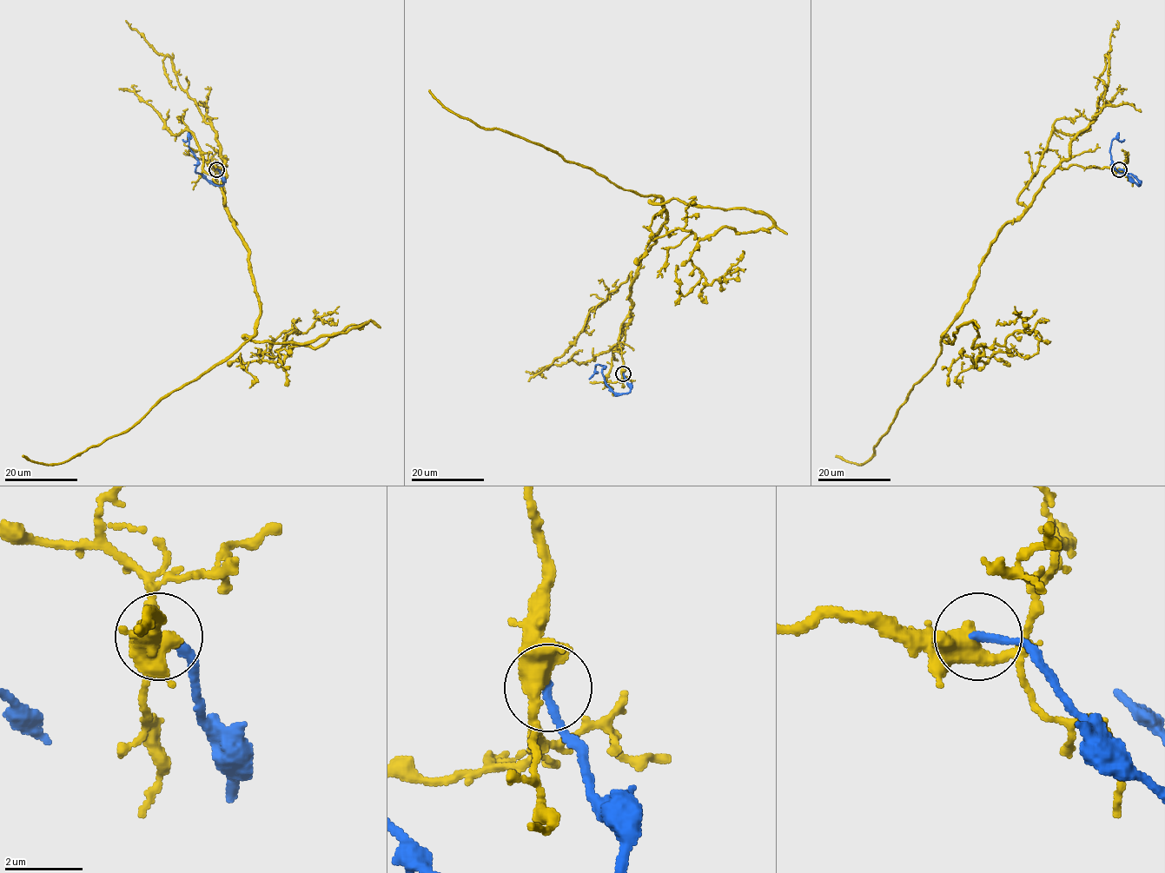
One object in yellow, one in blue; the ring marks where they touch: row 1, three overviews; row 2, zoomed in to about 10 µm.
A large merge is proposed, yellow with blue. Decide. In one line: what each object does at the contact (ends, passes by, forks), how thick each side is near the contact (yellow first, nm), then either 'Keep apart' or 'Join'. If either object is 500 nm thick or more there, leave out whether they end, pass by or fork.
At the ring yellow passes by. At the ring blue ends. Thickness 480 nm (yellow) against 200 nm. Keep apart

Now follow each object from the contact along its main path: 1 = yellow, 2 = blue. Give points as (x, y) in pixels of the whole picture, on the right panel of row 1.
1: (1119, 169), (1055, 169), (990, 247), (943, 336), (973, 323), (973, 347), (1042, 337), (1030, 357), (1010, 344)
2: (1119, 169), (1138, 186), (1139, 182), (1129, 173), (1115, 169), (1112, 159), (1111, 142), (1116, 138), (1124, 139)

